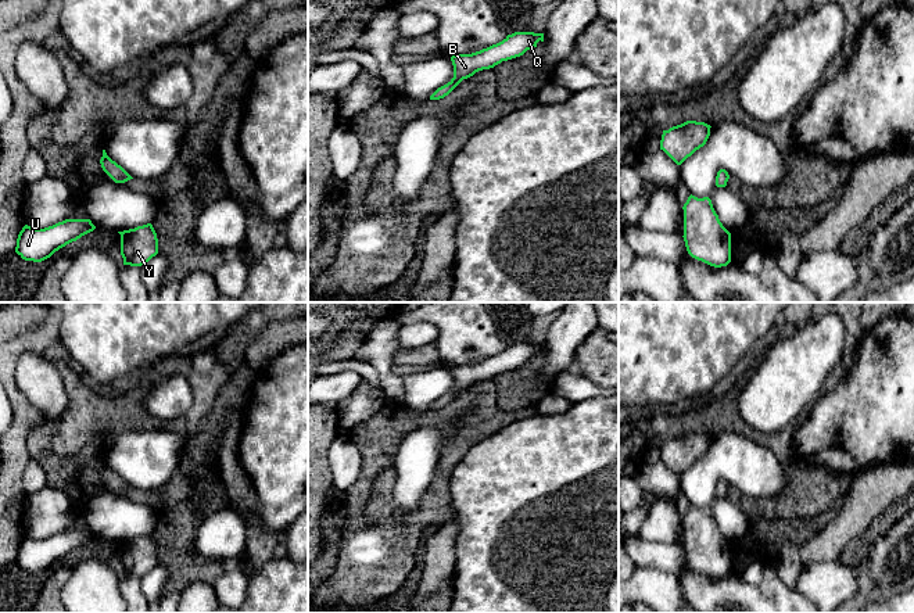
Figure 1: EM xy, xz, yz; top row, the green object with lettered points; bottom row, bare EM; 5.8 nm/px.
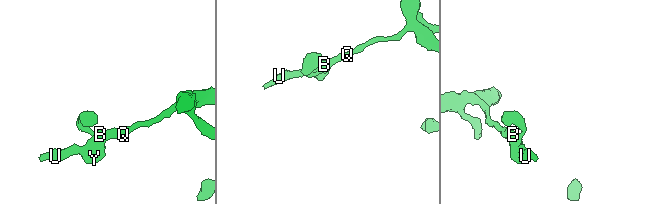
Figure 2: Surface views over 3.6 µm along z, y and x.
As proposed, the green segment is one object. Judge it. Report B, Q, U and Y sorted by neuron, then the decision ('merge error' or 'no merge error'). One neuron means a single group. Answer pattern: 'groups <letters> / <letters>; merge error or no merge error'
groups B Q U Y; no merge error

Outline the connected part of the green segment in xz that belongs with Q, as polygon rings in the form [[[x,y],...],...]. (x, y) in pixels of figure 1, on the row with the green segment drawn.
[[[515,32],[508,35],[502,42],[492,44],[487,49],[472,54],[459,54],[452,55],[451,61],[454,65],[454,78],[444,86],[438,87],[431,96],[430,100],[440,100],[448,96],[463,79],[473,76],[476,72],[483,69],[494,68],[495,65],[501,64],[502,61],[508,61],[516,57],[523,55],[527,50],[537,47],[538,42],[544,42],[544,33],[534,33],[534,32]]]

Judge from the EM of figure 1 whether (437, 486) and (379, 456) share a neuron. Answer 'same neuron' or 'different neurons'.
same neuron

